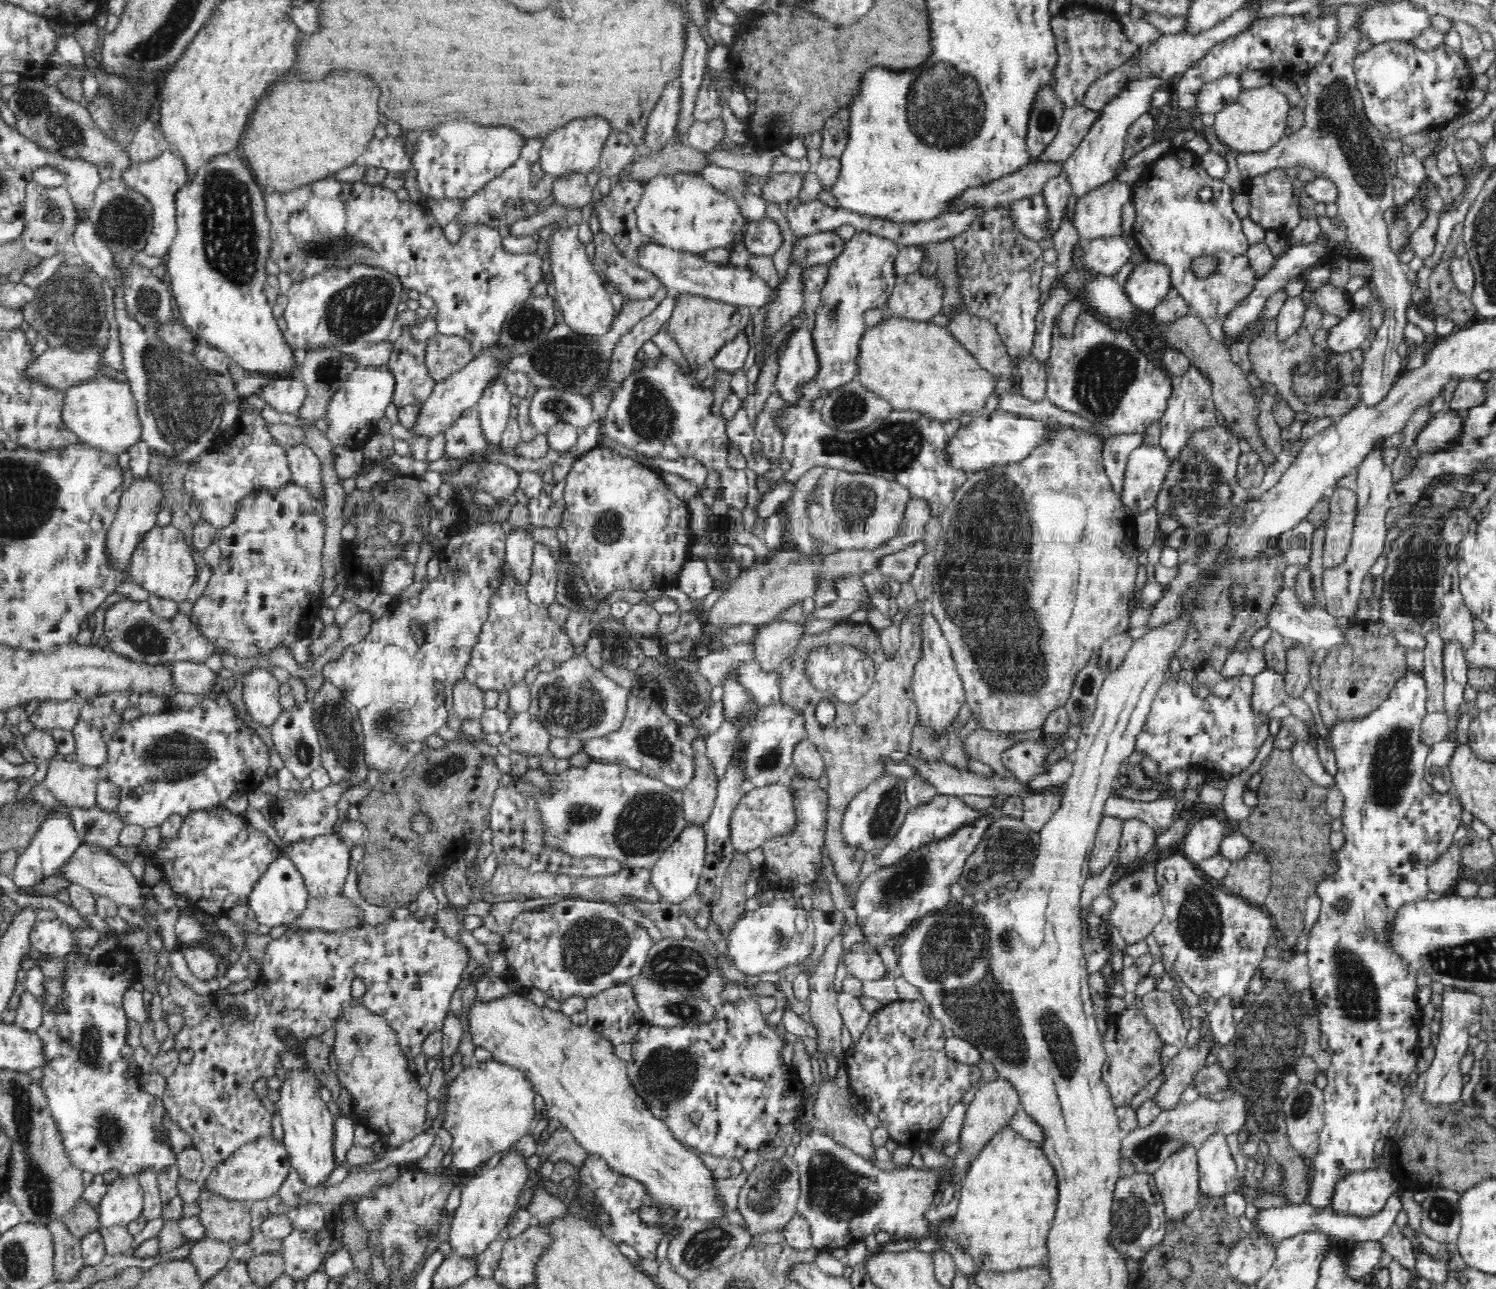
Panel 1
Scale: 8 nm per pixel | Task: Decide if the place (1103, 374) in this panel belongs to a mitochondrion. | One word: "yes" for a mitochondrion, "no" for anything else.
yes

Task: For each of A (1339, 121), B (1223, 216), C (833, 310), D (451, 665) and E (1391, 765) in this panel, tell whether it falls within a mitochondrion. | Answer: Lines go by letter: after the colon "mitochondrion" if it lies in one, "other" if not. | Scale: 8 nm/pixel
A: mitochondrion
B: other
C: other
D: other
E: mitochondrion

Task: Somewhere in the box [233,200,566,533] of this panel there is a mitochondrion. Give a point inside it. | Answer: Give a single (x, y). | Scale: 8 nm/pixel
(356, 310)

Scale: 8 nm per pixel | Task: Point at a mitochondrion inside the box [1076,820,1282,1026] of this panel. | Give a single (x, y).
(1199, 925)

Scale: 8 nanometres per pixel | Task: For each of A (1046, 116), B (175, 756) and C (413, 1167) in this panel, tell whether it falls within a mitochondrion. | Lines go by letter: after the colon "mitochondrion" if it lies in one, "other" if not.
A: mitochondrion
B: mitochondrion
C: other

